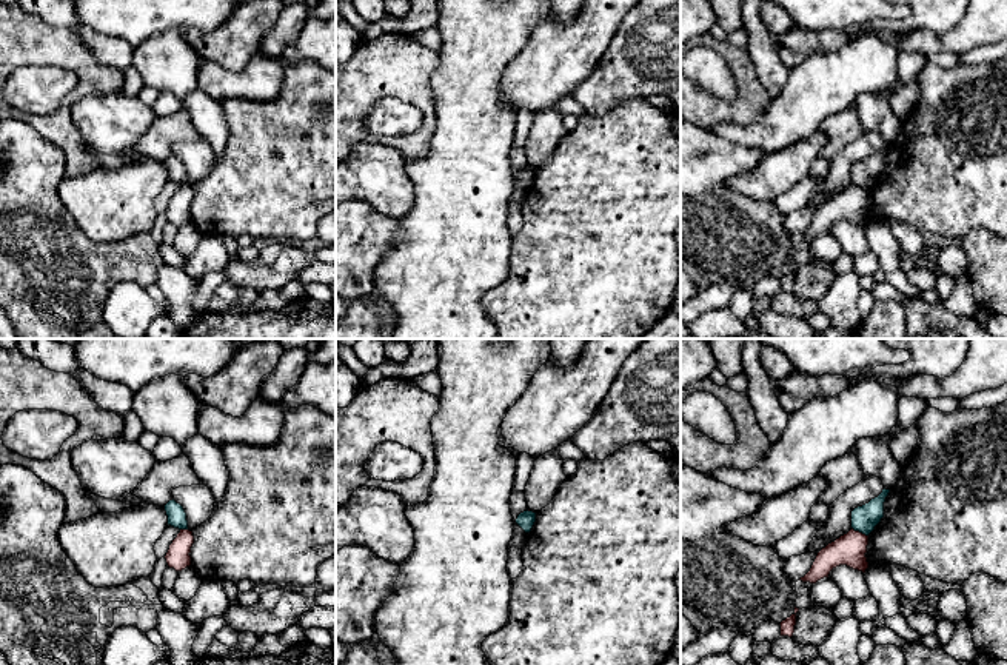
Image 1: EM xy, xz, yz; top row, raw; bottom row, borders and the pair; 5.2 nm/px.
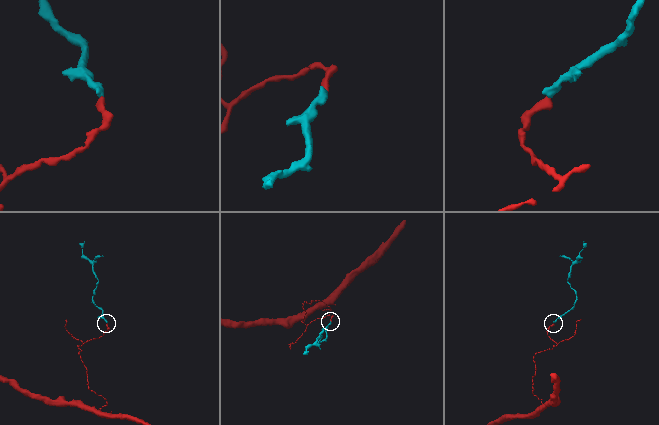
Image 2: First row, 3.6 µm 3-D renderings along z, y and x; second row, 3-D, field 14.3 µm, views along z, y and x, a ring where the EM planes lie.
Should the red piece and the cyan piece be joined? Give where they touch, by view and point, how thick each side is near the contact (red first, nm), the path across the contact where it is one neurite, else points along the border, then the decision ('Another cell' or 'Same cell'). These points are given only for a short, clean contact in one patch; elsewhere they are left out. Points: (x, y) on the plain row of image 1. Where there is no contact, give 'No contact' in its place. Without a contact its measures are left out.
Touches red at yz (858, 187). Thickness 160 nm (red) against 140 nm. Boundary: yz (852, 182), (867, 191). Another cell

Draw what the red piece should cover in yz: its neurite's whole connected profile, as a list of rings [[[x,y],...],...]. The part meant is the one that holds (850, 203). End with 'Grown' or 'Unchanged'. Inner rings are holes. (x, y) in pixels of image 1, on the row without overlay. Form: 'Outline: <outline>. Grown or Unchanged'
Outline: [[[851,183],[847,189],[822,203],[818,208],[810,226],[799,236],[816,239],[818,236],[828,232],[830,226],[839,220],[847,220],[853,225],[865,228],[868,223],[865,212],[867,200],[868,191]]]. Unchanged

